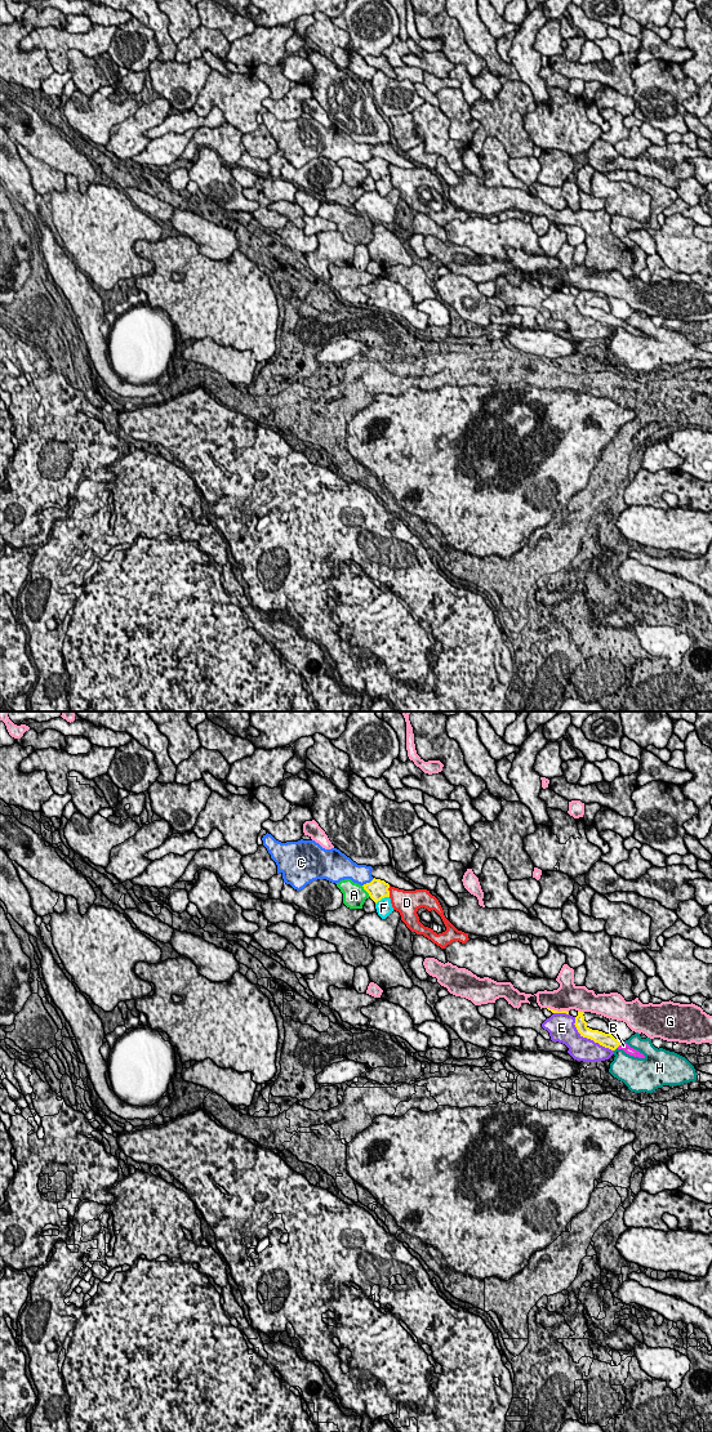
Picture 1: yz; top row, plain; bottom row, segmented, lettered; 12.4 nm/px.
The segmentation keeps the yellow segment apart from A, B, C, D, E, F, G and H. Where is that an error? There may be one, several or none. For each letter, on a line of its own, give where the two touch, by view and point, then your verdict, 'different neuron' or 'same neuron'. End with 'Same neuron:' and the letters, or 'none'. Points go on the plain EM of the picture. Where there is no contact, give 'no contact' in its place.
A: yz (365, 168) | different neuron
B: yz (619, 322) | same neuron
C: yz (368, 161) | different neuron
D: yz (388, 169) | different neuron
E: yz (588, 316) | different neuron
F: yz (382, 175) | different neuron
G: yz (581, 290) | different neuron
H: yz (615, 326) | different neuron
Same neuron: B

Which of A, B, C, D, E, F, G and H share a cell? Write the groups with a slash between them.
A / B / C / D / E / F / G / H

